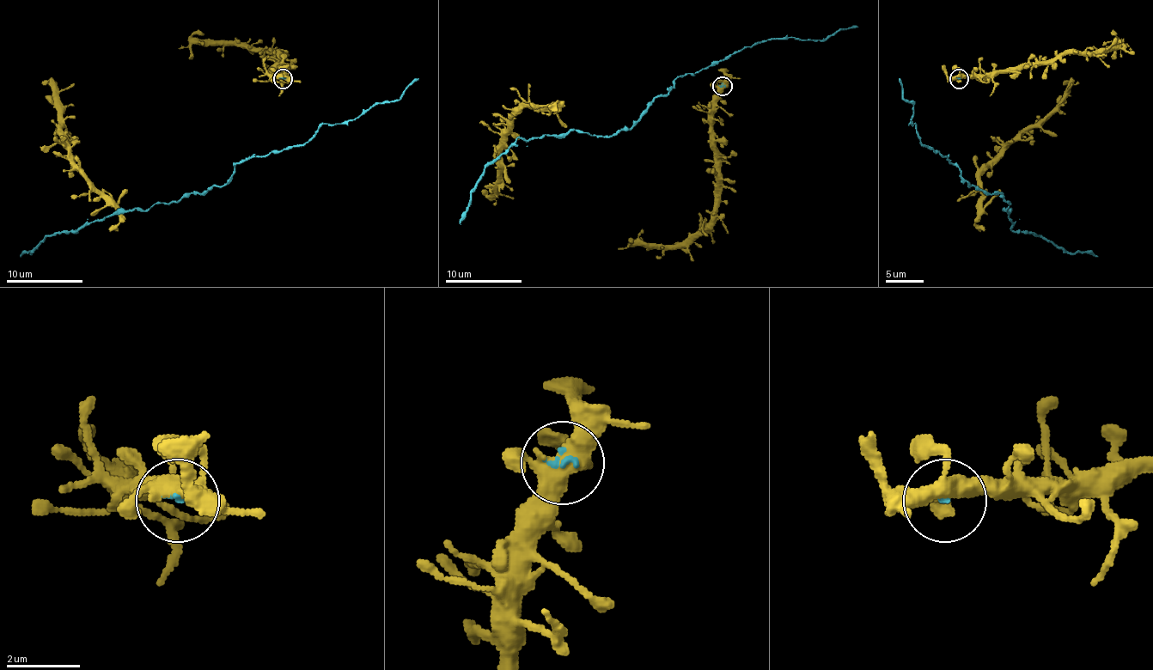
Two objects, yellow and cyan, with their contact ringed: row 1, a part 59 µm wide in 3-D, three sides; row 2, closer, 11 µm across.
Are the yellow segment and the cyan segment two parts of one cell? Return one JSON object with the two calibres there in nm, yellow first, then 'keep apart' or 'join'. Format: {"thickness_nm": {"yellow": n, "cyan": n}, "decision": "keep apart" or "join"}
{"thickness_nm": {"yellow": 480, "cyan": 110}, "decision": "join"}

